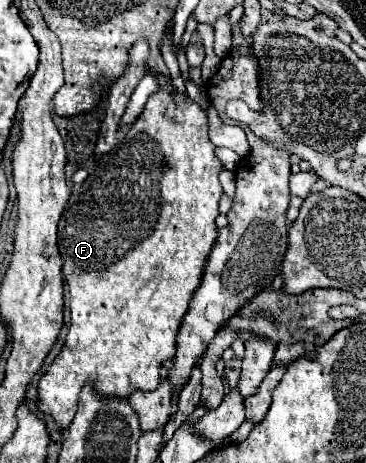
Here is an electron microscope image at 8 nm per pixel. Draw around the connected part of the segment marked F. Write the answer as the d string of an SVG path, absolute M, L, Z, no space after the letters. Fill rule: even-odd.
M157 73L157 81L159 81L161 89L149 97L149 101L145 103L143 113L137 117L137 121L125 133L125 141L119 141L119 145L113 149L113 153L109 153L101 159L101 163L89 173L89 177L83 181L83 185L79 187L77 193L71 193L69 203L67 203L67 207L61 215L61 221L59 221L59 241L57 241L57 245L59 245L59 253L63 257L63 277L65 277L65 281L69 285L69 293L71 293L71 303L69 303L71 323L69 323L67 339L65 339L65 345L63 345L61 353L57 355L57 359L53 361L49 371L39 381L37 409L41 413L51 415L53 421L57 423L57 427L61 429L61 433L71 425L71 419L73 419L75 409L77 409L79 391L85 385L91 385L97 391L97 395L115 397L115 399L129 399L129 395L135 393L135 391L157 389L157 385L161 381L161 363L175 355L177 331L181 327L183 315L187 313L189 301L191 301L195 289L201 283L203 267L205 267L205 261L211 253L211 247L217 241L215 219L219 215L219 199L223 195L223 189L219 185L219 173L221 173L223 167L221 167L221 161L215 155L215 145L209 141L207 113L197 103L193 103L187 95L179 93L161 73Z

